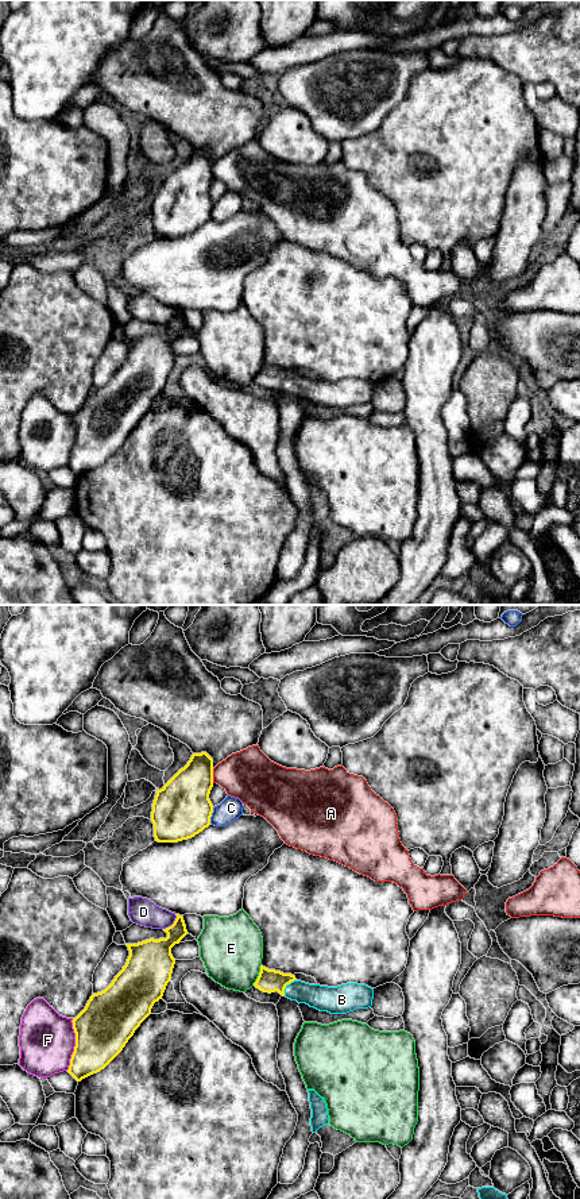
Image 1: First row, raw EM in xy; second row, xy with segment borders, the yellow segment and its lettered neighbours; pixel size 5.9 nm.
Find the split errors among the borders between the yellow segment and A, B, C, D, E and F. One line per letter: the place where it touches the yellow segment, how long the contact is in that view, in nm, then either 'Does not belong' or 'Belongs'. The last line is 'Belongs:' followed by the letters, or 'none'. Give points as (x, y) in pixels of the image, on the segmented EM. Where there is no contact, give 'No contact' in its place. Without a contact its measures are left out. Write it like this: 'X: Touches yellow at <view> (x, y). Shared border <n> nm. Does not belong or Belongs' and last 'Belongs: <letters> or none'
A: Touches yellow at xy (212, 775). Shared border 90 nm. Does not belong
B: Touches yellow at xy (286, 984). Shared border 130 nm. Belongs
C: Touches yellow at xy (211, 816). Shared border 100 nm. Does not belong
D: Touches yellow at xy (173, 924). Shared border 120 nm. Does not belong
E: Touches yellow at xy (259, 975). Shared border 140 nm. Does not belong
F: Touches yellow at xy (76, 1044). Shared border 320 nm. Does not belong
Belongs: B

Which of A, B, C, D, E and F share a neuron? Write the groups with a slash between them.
A / B / C / D / E / F

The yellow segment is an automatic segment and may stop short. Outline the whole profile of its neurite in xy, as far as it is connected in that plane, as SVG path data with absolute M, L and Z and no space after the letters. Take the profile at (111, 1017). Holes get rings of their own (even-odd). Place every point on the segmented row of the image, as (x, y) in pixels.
M175 915L174 924L163 929L167 933L166 938L150 938L138 944L125 944L129 956L123 969L104 991L93 994L85 1009L73 1018L76 1046L67 1072L77 1082L104 1069L151 1014L154 1003L162 999L175 964L171 948L187 934L183 917Z

